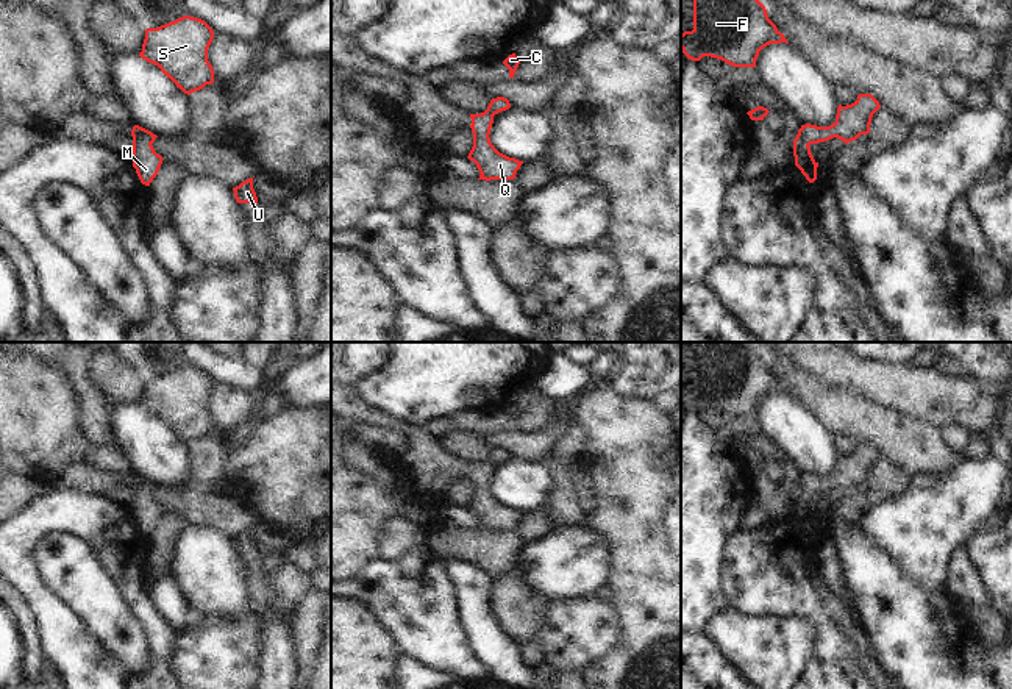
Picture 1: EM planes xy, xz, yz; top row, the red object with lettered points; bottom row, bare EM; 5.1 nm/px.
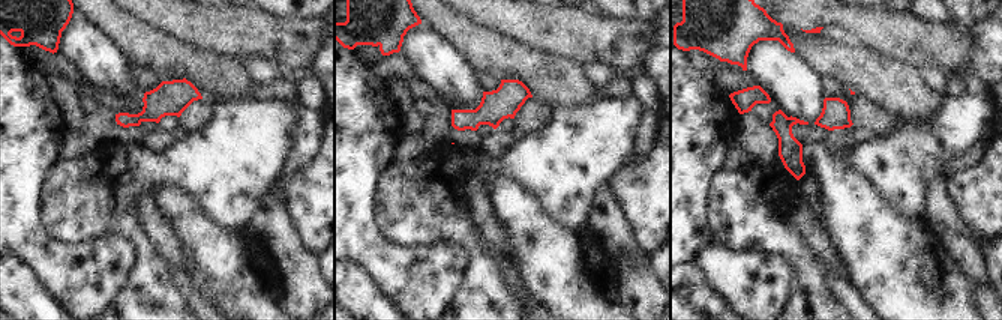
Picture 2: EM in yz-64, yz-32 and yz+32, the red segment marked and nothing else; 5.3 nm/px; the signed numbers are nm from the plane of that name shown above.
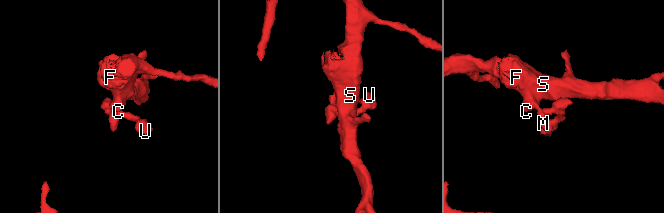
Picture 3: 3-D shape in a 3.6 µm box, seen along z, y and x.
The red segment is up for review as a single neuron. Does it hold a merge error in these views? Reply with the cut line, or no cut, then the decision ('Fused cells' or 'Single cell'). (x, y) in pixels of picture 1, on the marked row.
Split along yz (798, 130), (800, 136), (809, 144). Fused cells.

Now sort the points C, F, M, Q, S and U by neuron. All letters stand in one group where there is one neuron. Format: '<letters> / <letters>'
C F M S / Q U

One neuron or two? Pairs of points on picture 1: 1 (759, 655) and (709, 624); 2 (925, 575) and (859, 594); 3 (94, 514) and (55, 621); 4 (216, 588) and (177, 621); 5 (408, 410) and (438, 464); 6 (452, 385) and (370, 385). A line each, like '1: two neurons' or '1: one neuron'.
1: one neuron
2: two neurons
3: one neuron
4: two neurons
5: two neurons
6: one neuron

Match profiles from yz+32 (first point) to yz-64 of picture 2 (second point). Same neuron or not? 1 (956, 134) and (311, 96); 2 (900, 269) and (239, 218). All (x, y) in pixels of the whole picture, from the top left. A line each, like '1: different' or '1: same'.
1: different
2: different

